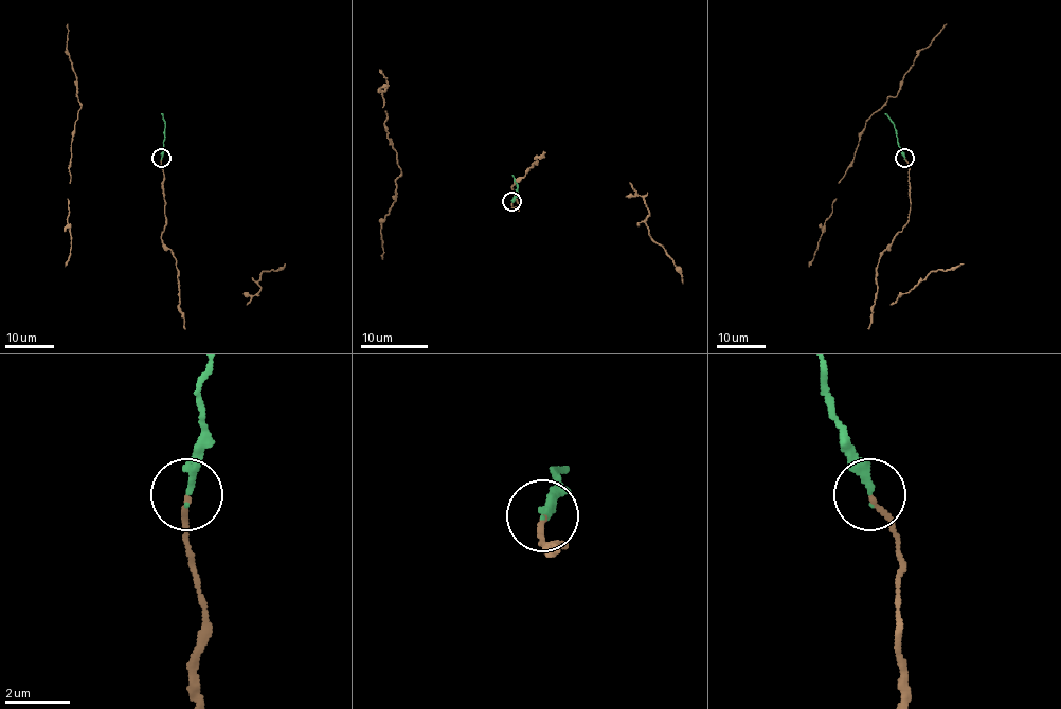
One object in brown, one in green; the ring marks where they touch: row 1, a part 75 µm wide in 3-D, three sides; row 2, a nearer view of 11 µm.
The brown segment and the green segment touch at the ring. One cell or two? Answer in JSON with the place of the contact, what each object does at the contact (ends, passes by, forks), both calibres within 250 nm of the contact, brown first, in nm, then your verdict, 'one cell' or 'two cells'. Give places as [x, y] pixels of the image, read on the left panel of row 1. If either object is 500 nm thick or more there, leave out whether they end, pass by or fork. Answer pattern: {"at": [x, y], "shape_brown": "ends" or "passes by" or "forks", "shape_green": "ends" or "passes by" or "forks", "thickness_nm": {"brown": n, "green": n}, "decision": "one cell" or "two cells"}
{"at": [161, 158], "shape_brown": "ends", "shape_green": "ends", "thickness_nm": {"brown": 150, "green": 240}, "decision": "one cell"}

